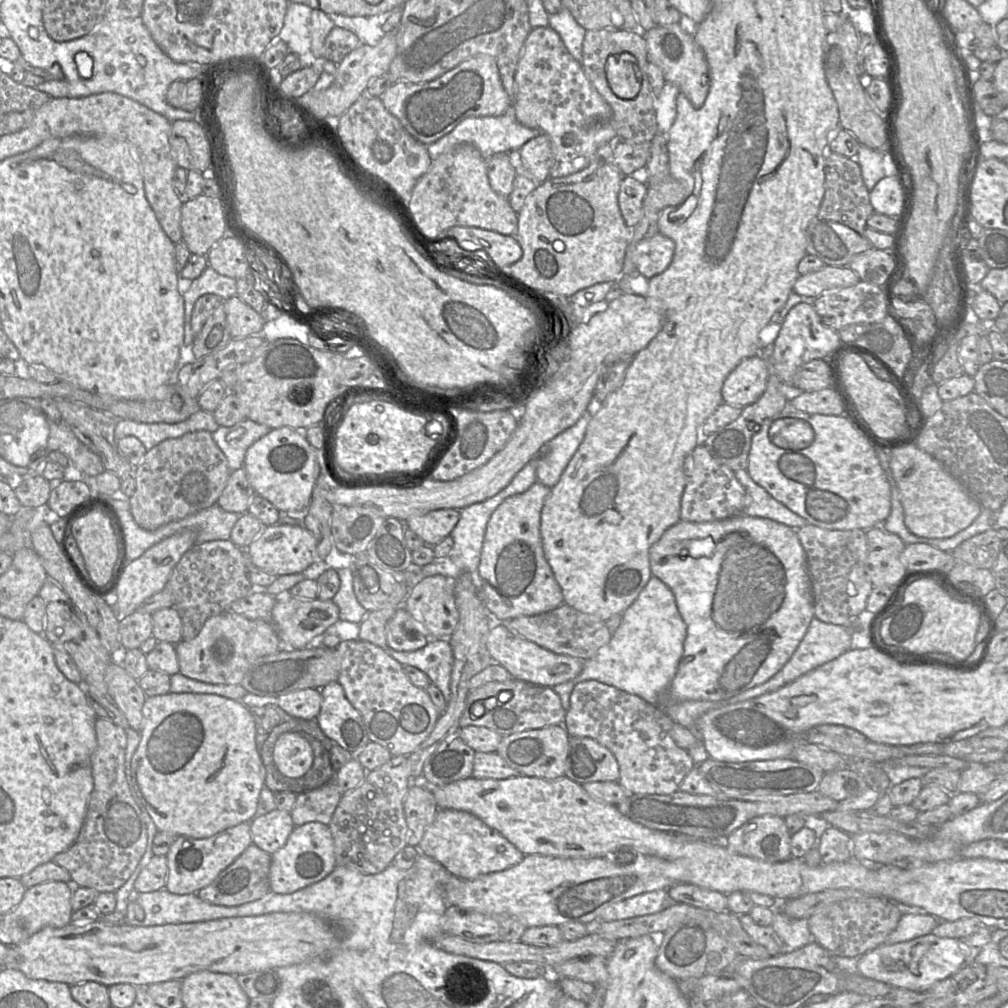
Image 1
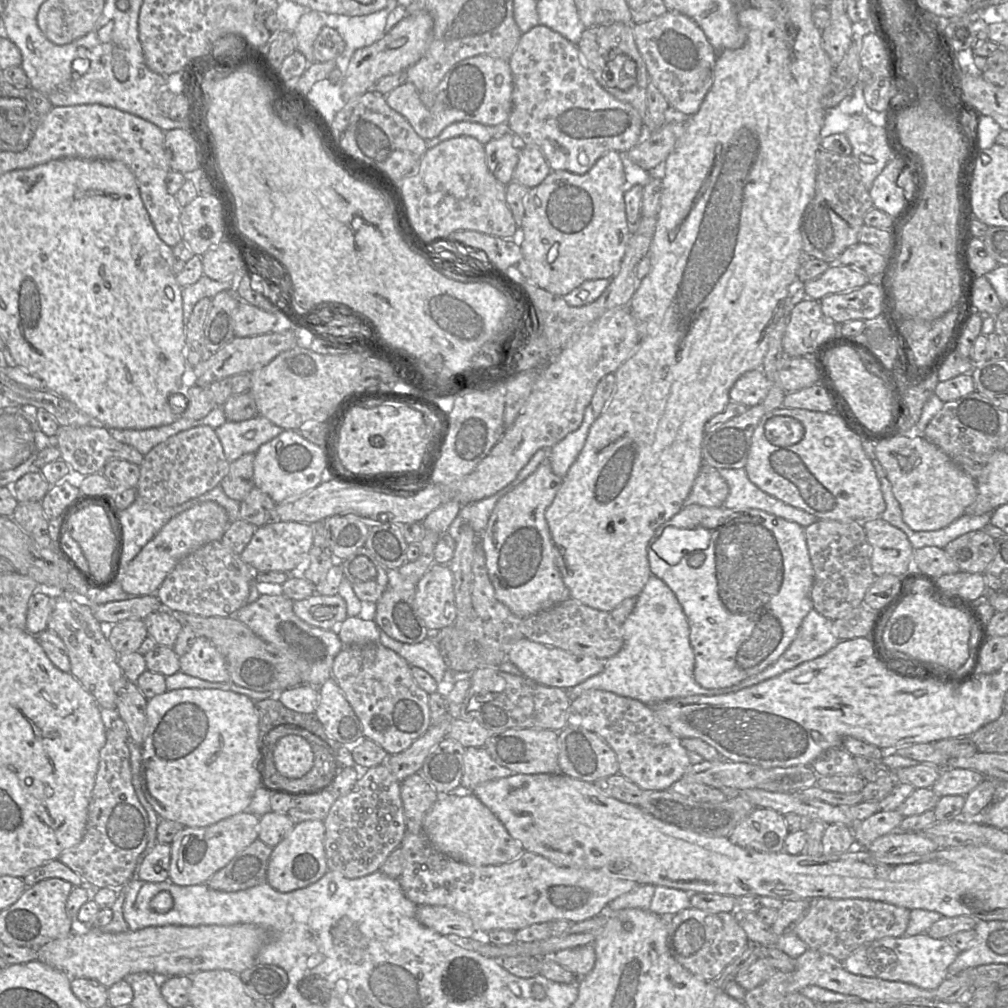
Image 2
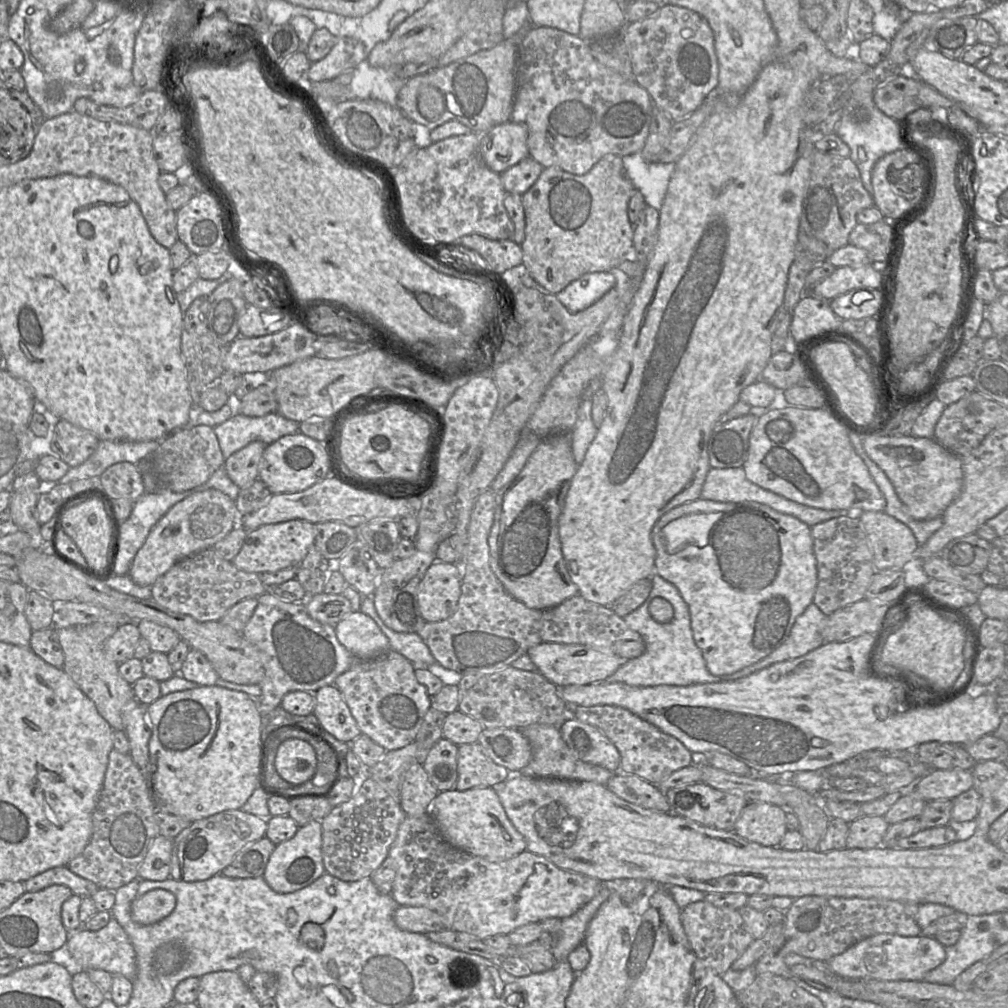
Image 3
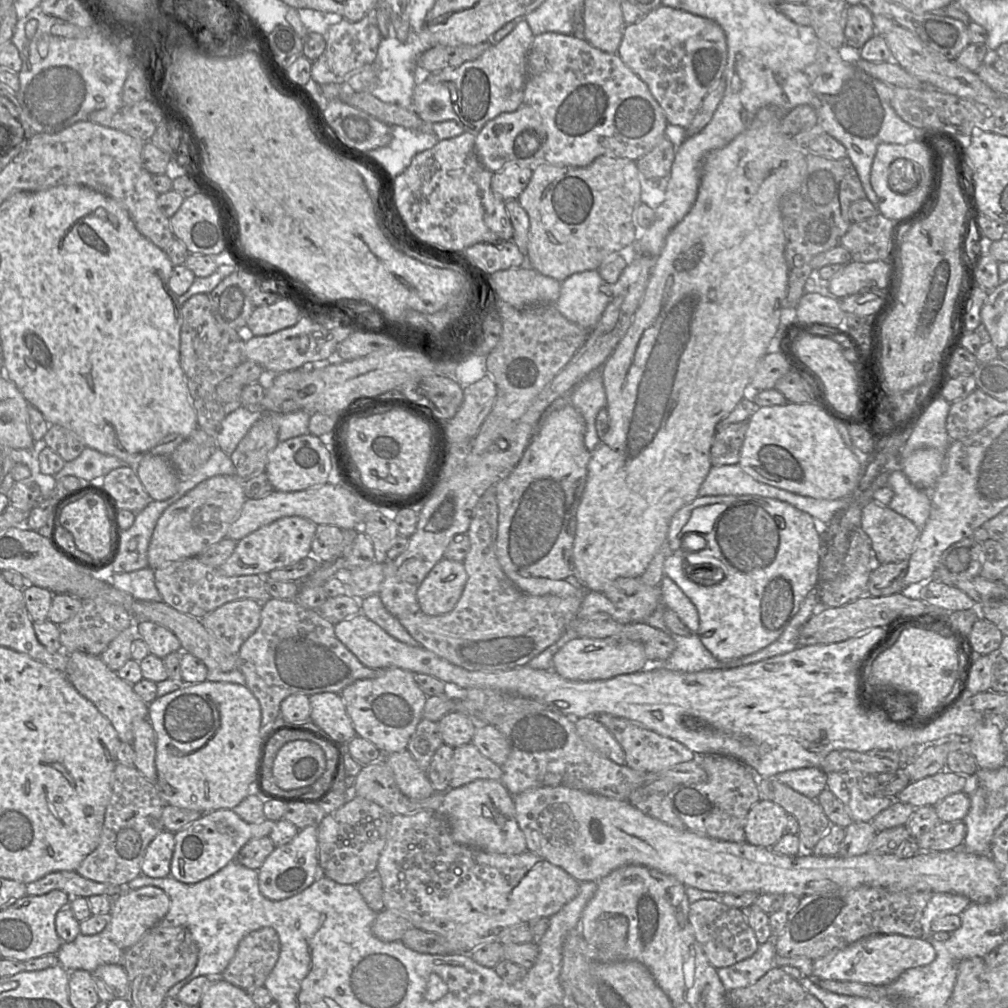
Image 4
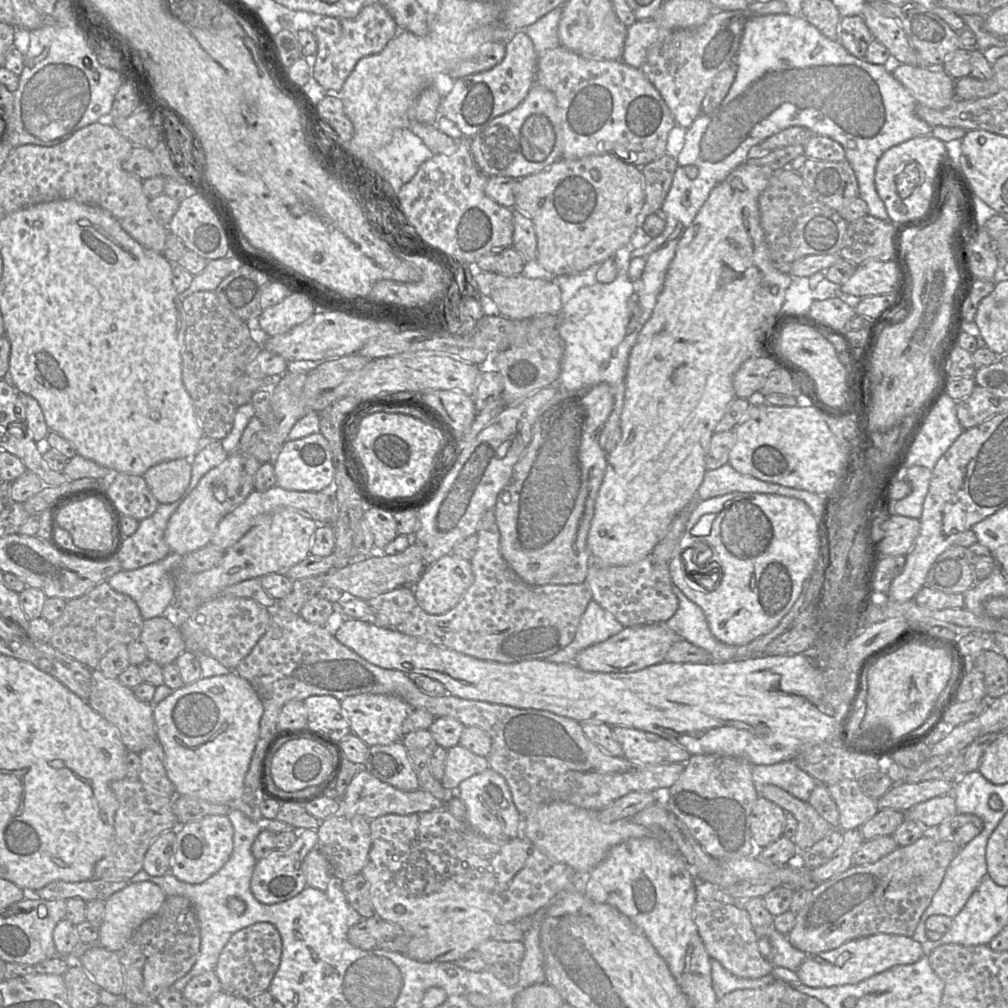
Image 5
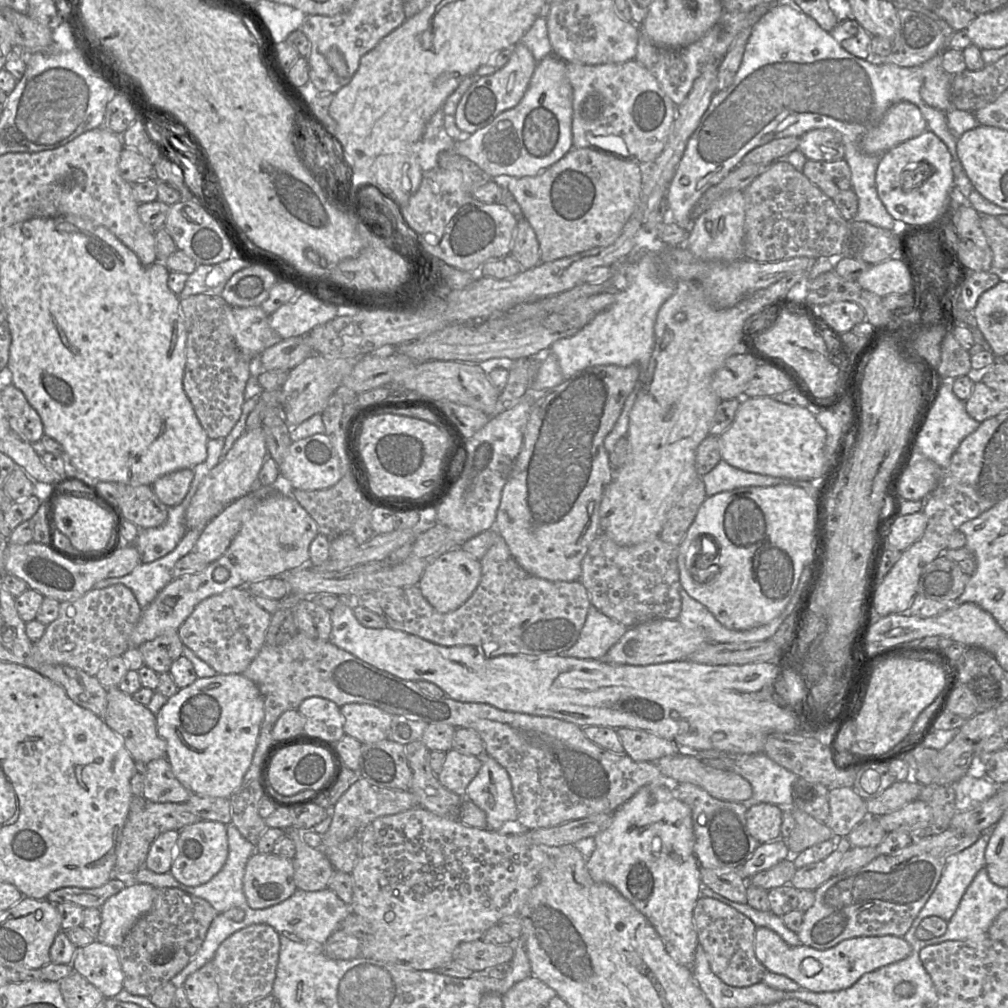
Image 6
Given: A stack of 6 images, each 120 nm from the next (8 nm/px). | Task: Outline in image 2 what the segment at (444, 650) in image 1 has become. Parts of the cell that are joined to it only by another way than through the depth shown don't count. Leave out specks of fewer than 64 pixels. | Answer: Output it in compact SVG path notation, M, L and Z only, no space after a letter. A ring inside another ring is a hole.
M380 629L379 643L395 651L411 667L419 667L428 672L439 684L443 681L447 664L440 647L427 637L420 643L404 643L388 636Z

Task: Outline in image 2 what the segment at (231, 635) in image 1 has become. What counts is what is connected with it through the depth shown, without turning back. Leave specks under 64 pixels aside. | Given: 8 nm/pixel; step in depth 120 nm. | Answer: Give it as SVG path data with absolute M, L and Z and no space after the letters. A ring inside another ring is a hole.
M196 637L189 651L179 657L180 671L209 682L228 682L225 660L215 645L205 637Z

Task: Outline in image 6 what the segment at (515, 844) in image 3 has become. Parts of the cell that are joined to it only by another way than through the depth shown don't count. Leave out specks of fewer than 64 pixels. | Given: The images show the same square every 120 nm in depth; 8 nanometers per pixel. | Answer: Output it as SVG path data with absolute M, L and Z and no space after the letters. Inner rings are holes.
M482 756L482 766L467 786L465 797L485 812L490 830L499 831L506 822L517 820L509 774L490 756Z

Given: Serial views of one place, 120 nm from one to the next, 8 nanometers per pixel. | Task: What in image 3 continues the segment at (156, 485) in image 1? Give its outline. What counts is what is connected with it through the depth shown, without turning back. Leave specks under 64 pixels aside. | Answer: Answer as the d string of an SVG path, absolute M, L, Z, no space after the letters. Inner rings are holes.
M195 425L178 430L163 439L151 454L151 462L157 479L157 490L180 493L207 482L217 469L224 467L225 459L214 429L207 425Z

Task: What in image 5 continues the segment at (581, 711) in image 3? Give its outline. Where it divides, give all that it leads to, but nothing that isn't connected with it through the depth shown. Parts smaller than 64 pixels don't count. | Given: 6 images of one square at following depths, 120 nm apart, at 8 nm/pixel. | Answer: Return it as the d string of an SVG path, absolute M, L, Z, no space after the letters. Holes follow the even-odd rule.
M623 726L611 727L628 760L645 764L685 764L691 756L683 747L657 734Z

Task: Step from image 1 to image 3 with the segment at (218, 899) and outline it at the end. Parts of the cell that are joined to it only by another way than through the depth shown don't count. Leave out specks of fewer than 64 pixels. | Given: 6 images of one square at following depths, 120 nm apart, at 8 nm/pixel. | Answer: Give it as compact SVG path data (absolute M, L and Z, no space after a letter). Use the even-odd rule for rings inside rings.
M265 836L246 845L236 854L233 861L223 869L221 874L229 878L239 879L263 876L275 846Z

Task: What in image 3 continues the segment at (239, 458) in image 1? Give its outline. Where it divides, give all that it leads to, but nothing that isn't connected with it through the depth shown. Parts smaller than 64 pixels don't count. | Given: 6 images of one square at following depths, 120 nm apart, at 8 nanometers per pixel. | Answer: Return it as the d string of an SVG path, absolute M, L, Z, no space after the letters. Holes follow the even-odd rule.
M235 412L228 420L215 426L224 459L253 441L269 445L284 435L299 431L300 422L287 419L277 412L261 417L249 417Z

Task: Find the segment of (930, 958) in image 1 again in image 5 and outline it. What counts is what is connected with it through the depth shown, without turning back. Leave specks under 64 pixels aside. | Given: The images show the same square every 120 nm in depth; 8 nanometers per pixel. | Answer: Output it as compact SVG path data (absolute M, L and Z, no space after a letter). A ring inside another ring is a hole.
M875 934L850 940L829 951L807 954L796 973L802 984L814 988L855 984L893 966L913 964L923 955L921 944L912 937L897 934Z

